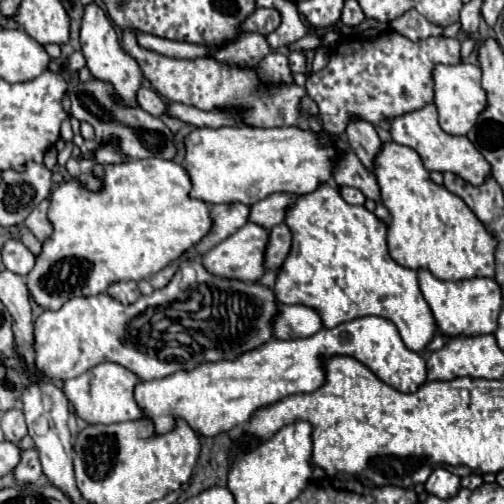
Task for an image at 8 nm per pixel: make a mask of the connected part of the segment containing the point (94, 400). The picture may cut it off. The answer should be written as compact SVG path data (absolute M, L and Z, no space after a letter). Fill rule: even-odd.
M100 363L96 367L92 367L90 371L82 373L80 377L68 379L64 381L64 395L68 397L68 401L72 403L76 415L80 419L84 419L86 423L120 423L120 421L134 421L144 417L142 407L136 403L134 399L134 387L142 383L142 379L128 371L126 367L118 365L118 363Z

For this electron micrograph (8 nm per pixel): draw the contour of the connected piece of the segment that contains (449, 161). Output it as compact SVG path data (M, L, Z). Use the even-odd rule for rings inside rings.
M434 103L418 111L410 111L402 117L396 117L390 121L390 125L392 125L390 129L392 139L398 145L406 145L414 149L428 171L442 171L442 173L452 171L472 185L480 185L484 183L484 179L492 175L492 167L488 167L488 161L484 159L484 155L480 155L480 151L476 151L476 147L472 147L472 141L468 137L456 137L442 131L442 127L438 125L438 111Z

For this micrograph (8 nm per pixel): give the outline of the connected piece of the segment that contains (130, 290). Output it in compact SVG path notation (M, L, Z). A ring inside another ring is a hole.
M118 281L118 283L112 283L106 293L112 295L114 299L122 301L124 305L130 305L130 303L134 303L140 297L136 281Z

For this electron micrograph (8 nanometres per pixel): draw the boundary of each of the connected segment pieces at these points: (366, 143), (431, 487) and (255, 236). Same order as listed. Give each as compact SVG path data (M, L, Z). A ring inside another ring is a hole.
M352 121L346 129L346 135L348 135L348 143L350 143L352 151L358 155L362 165L368 171L374 171L374 167L376 167L374 161L382 147L382 141L378 139L374 125L370 125L366 121Z
M444 467L434 469L426 481L426 491L440 497L440 499L450 499L460 491L460 477L452 475Z
M246 223L242 229L238 229L234 235L220 241L218 245L214 245L204 255L204 267L218 277L240 279L240 281L260 281L262 275L266 273L264 271L264 247L266 245L268 245L268 229L256 223Z

